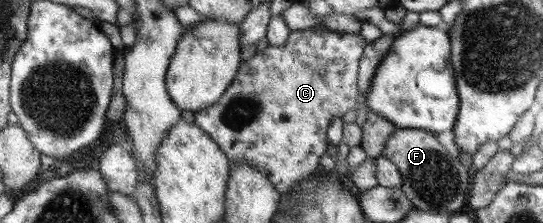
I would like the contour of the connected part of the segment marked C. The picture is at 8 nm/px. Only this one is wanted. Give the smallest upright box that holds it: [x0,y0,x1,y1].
[193,28,367,194]

